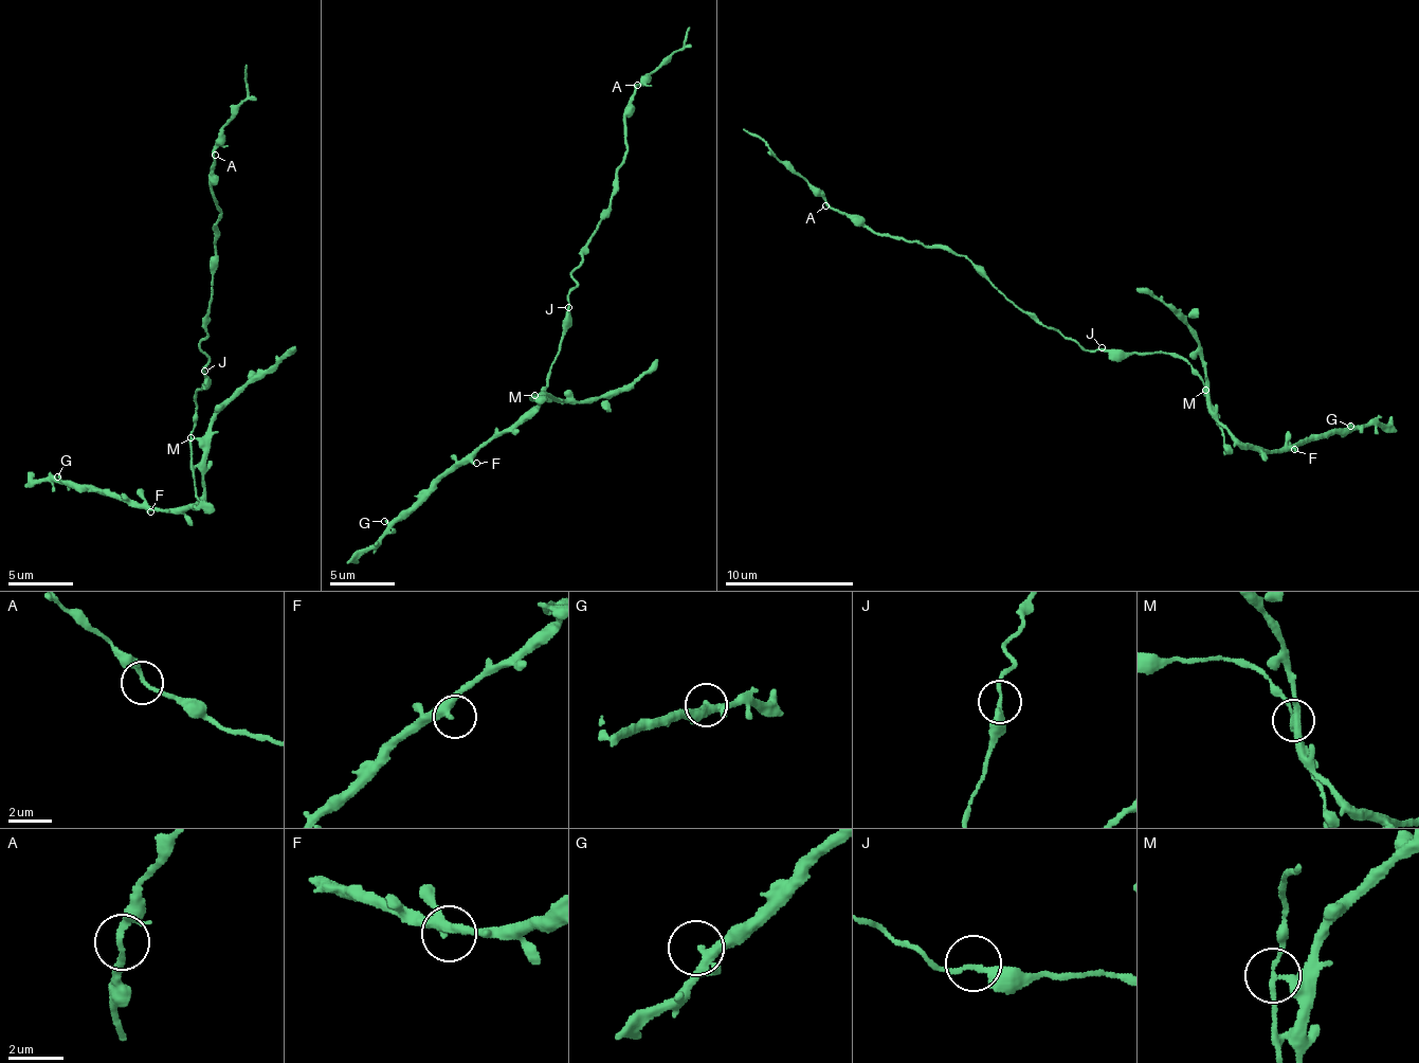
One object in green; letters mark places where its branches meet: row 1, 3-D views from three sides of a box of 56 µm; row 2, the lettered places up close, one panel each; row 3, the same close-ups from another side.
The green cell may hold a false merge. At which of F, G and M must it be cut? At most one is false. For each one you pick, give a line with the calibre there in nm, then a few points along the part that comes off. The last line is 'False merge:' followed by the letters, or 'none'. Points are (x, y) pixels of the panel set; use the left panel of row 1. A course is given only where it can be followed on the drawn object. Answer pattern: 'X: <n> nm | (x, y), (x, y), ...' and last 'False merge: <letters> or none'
M: 190 nm | (189, 436), (207, 361), (199, 347), (206, 335), (218, 212), (208, 182), (216, 140), (246, 96), (246, 64)
False merge: M

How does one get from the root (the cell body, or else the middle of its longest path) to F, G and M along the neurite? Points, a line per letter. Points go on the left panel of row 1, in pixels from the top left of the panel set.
F: (204, 374), (193, 426), (203, 450), (202, 492), (183, 506), (157, 511), (146, 506), (150, 511)
G: (204, 374), (193, 429), (203, 450), (205, 486), (195, 502), (148, 509), (57, 476)
M: (204, 374), (207, 380), (204, 390), (197, 391), (198, 418), (189, 436)

